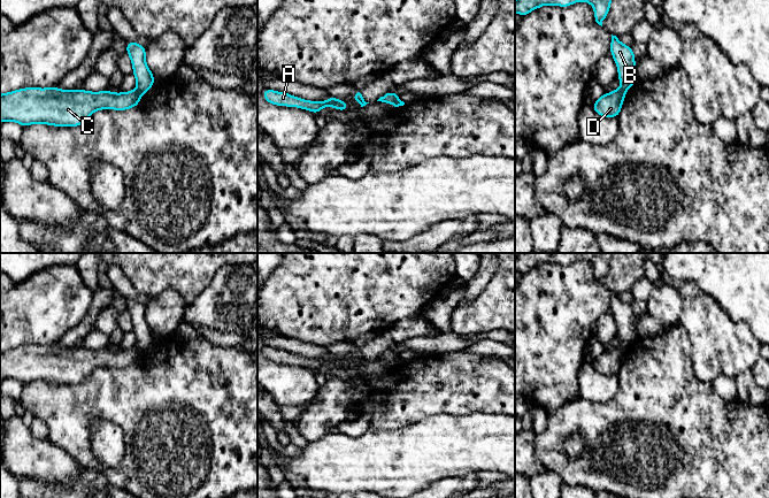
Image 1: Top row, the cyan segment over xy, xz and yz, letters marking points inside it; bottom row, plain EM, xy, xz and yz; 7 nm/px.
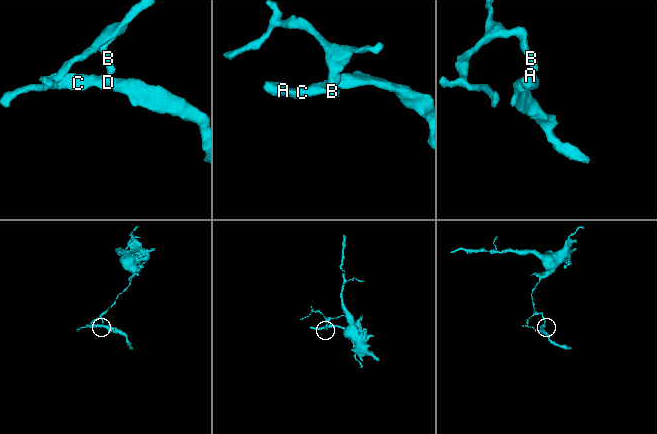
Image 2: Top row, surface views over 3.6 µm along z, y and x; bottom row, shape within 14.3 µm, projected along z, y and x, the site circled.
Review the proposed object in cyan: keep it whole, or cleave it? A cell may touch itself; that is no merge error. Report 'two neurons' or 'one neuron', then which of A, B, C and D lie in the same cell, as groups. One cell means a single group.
two neurons | A C D / B

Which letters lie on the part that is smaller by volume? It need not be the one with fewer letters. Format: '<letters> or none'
A, C, D

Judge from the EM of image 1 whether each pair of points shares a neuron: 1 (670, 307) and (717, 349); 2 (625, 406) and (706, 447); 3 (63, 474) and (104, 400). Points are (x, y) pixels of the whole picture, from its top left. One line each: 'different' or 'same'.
1: different
2: same
3: different

